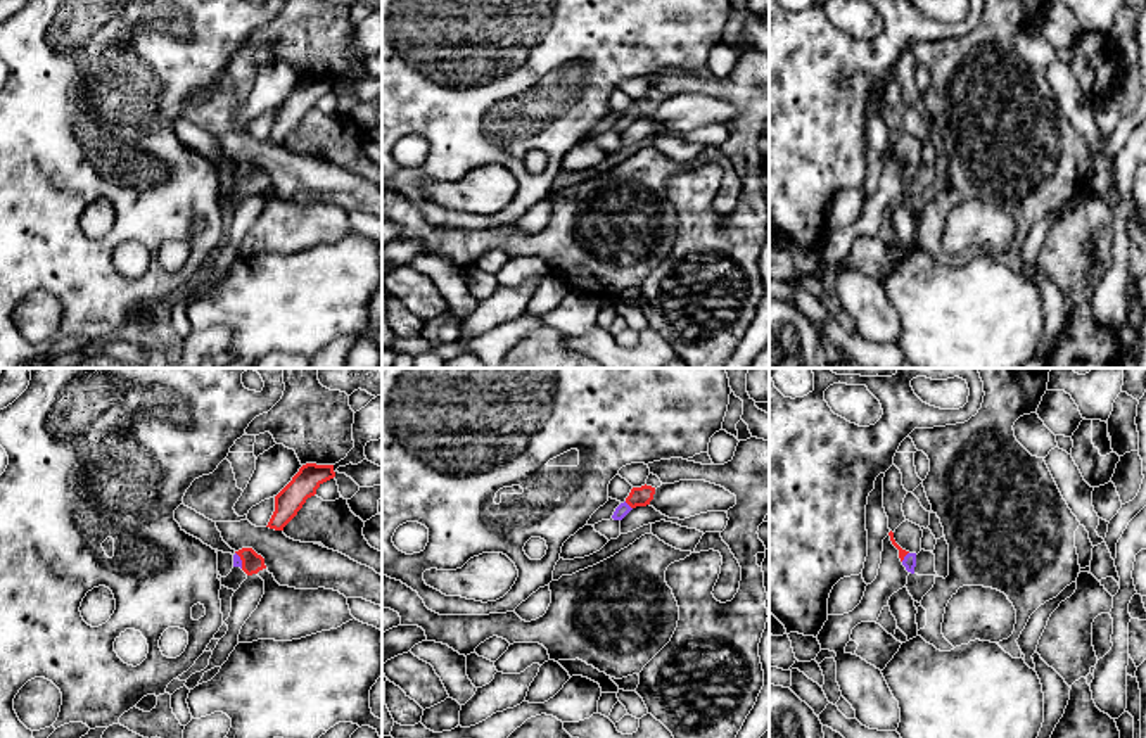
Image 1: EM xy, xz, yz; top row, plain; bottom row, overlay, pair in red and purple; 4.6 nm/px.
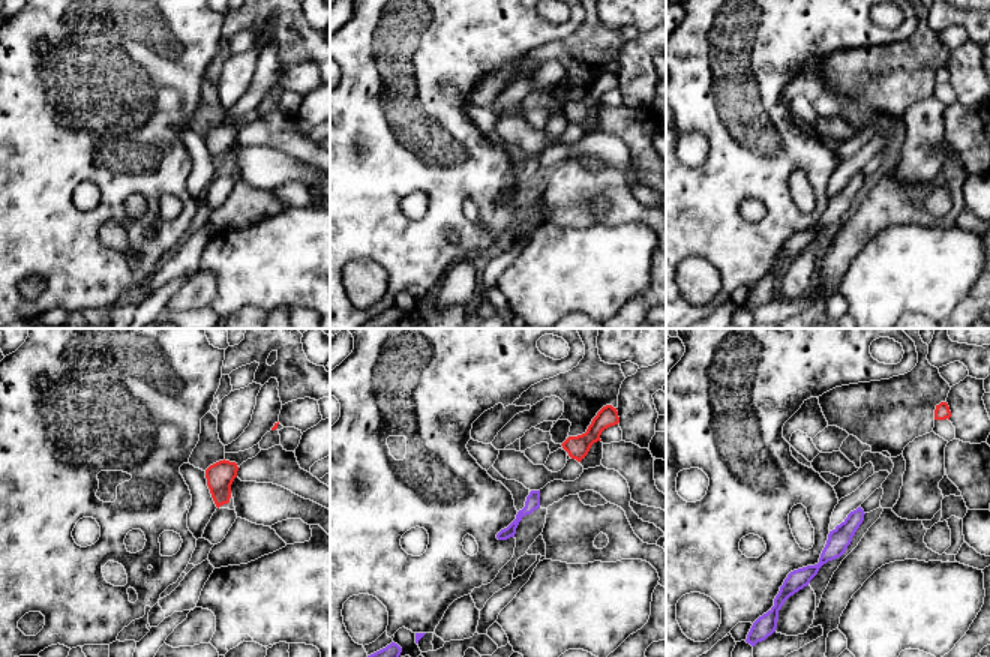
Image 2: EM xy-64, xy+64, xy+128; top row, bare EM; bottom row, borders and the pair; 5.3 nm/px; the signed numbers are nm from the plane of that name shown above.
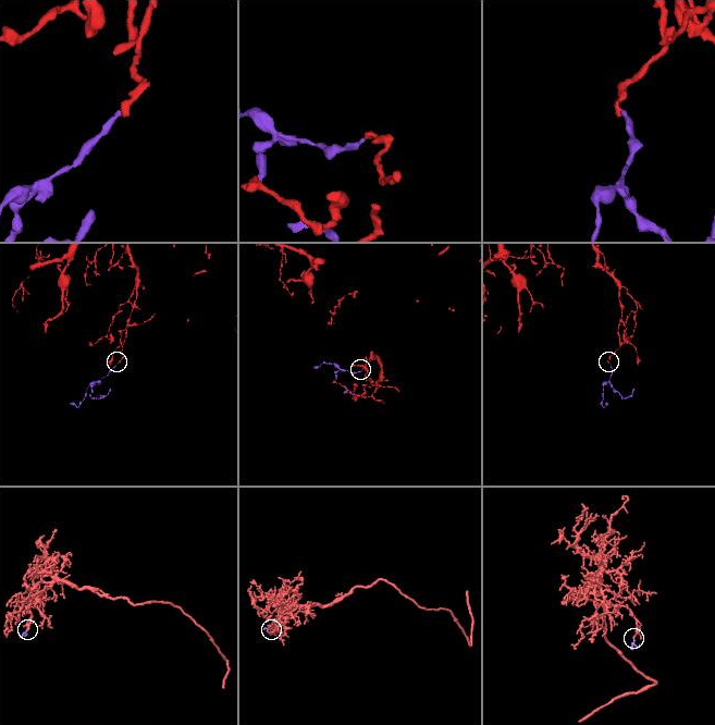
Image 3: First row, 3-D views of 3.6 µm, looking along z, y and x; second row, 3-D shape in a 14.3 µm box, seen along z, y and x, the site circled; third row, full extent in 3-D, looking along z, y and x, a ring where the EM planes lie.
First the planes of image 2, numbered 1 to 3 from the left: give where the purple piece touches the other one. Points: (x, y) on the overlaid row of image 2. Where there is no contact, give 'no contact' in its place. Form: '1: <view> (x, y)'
1: no contact
2: no contact
3: no contact

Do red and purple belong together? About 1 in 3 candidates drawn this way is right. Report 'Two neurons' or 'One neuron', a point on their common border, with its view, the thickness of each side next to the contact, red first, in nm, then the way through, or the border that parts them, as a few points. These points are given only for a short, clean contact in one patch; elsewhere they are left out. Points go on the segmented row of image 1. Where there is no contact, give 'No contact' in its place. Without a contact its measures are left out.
One neuron. Touches red at xz (628, 503). Thickness 100 nm (red) against 60 nm. Path across: xz (640, 496), (628, 503), (623, 508)

